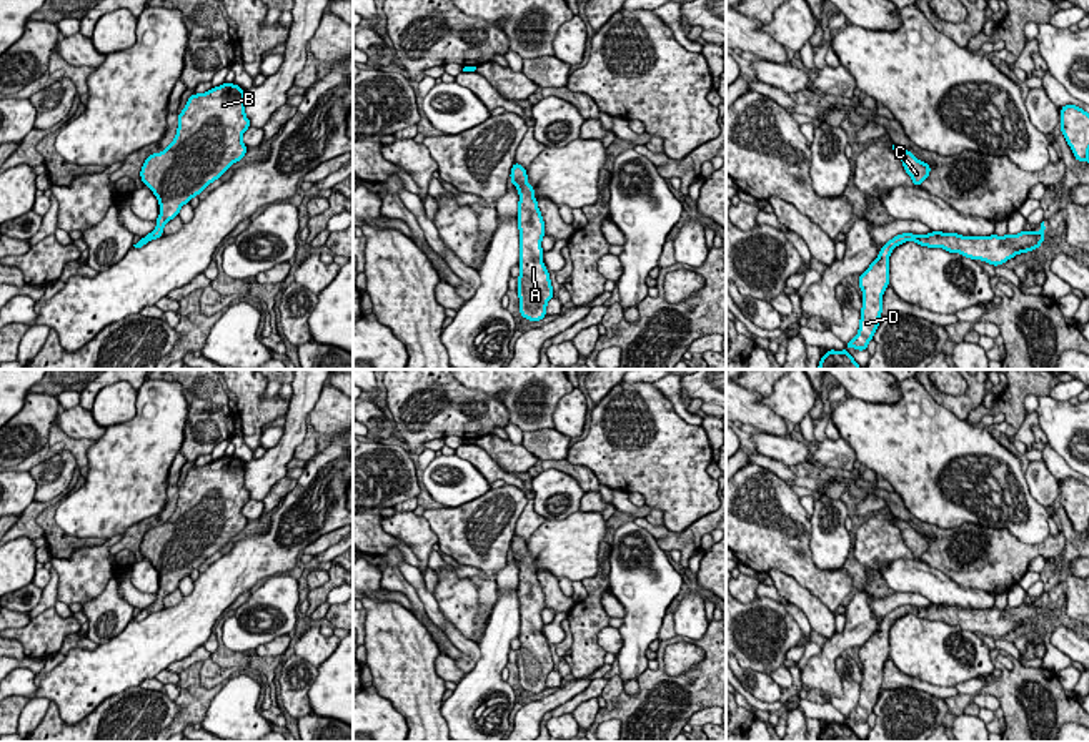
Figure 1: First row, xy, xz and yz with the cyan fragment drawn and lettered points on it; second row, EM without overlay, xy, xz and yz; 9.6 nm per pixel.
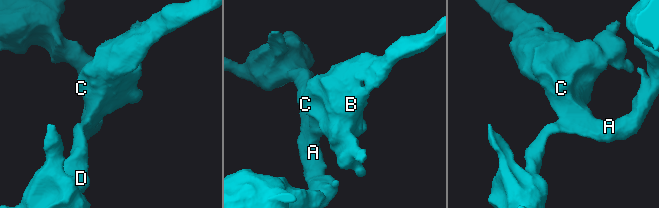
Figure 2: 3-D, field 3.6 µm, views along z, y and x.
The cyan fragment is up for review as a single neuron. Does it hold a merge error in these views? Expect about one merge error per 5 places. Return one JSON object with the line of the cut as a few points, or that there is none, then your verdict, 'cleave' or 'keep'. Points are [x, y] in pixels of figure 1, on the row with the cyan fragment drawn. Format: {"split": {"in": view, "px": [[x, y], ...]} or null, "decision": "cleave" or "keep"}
{"split": null, "decision": "keep"}

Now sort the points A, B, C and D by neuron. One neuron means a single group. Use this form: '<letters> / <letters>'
A B C D

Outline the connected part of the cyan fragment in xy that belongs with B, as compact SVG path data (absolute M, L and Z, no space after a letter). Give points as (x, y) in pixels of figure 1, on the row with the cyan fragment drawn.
M225 82L186 100L172 145L150 155L142 166L140 178L157 196L160 215L155 230L135 248L163 236L163 226L183 205L246 155L241 136L250 126L245 90L235 83Z

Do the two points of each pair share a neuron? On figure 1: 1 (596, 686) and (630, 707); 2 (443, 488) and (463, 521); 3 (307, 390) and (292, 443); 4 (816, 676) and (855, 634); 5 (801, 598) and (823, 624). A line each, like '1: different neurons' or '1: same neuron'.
1: different neurons
2: different neurons
3: same neuron
4: same neuron
5: same neuron

